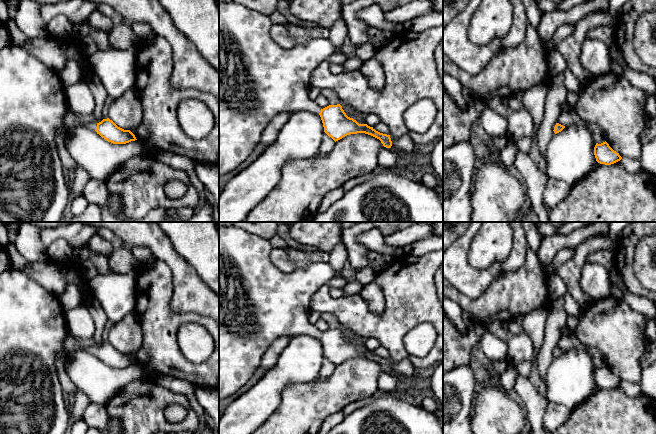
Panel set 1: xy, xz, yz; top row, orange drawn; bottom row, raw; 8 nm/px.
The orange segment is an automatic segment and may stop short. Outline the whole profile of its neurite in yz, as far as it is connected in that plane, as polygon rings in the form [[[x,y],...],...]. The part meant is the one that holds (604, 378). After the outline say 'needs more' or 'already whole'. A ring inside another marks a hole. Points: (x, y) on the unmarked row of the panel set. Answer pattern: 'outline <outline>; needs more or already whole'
outline [[[606,365],[601,368],[596,367],[594,379],[598,387],[605,389],[614,388],[622,383],[619,377],[614,375]]]; already whole

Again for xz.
outline [[[234,226],[219,228],[219,400],[233,395],[243,387],[260,368],[261,360],[270,345],[283,336],[308,334],[319,338],[324,356],[335,366],[350,358],[365,357],[379,363],[384,371],[391,372],[390,359],[380,357],[367,348],[359,348],[346,339],[340,328],[321,333],[309,322],[313,295],[335,276],[330,263],[312,262],[305,269],[285,273],[271,262],[271,250],[268,239]]]; needs more

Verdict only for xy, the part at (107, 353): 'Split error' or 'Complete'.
Split error

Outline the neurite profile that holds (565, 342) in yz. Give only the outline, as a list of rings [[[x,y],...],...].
[[[561,335],[557,347],[563,350],[567,350],[569,348],[586,350],[590,354],[593,363],[595,364],[596,367],[601,368],[606,365],[603,354],[597,348],[582,343],[577,339],[575,335],[572,336]]]

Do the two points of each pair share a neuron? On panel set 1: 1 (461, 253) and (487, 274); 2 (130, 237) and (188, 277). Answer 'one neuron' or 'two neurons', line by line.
1: one neuron
2: one neuron

